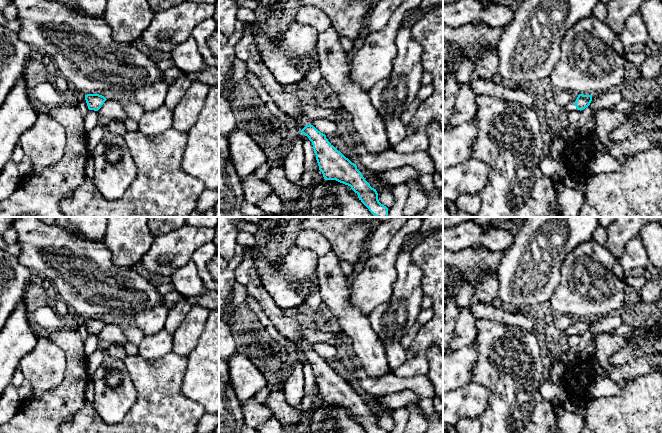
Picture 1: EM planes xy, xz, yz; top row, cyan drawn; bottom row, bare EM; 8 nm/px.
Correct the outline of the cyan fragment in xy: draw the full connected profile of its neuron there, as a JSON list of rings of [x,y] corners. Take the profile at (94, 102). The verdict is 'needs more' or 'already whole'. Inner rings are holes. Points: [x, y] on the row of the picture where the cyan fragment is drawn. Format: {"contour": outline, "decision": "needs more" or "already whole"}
{"contour": [[[87,94],[85,100],[89,110],[98,111],[107,99],[99,94]]], "decision": "already whole"}

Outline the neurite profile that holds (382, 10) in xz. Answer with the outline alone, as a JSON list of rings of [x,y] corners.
[[[376,0],[366,19],[361,37],[355,42],[355,47],[358,48],[364,42],[367,35],[383,30],[391,15],[404,1],[405,0]]]

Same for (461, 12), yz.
[[[457,0],[443,3],[443,25],[459,28],[467,24],[483,24],[505,28],[513,20],[514,12],[510,7],[493,1],[484,8],[477,0]]]

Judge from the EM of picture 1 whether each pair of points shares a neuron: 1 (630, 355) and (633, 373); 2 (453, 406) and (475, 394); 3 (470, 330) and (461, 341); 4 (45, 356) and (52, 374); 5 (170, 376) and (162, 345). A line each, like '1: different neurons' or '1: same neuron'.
1: different neurons
2: same neuron
3: same neuron
4: same neuron
5: different neurons

